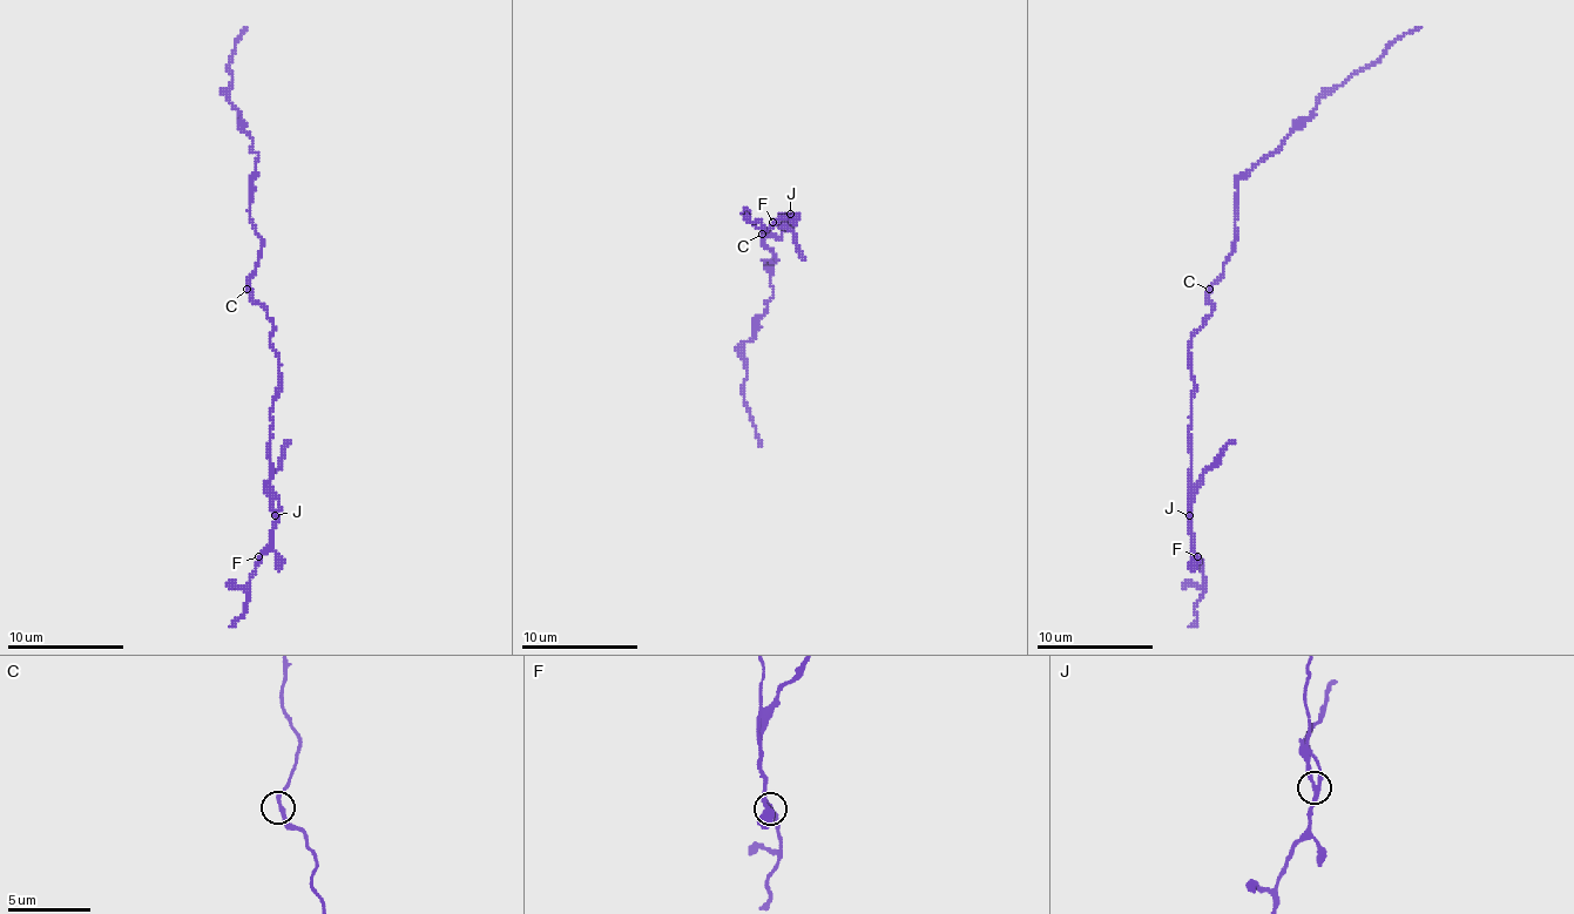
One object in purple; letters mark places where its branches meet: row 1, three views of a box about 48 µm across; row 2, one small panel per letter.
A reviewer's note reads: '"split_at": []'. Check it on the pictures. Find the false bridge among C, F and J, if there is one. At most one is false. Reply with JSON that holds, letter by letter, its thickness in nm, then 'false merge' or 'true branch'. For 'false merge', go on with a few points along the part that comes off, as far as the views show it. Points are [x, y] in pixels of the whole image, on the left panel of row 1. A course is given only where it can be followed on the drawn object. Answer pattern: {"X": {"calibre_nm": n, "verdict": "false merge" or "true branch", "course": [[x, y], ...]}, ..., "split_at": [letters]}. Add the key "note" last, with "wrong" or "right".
{"C": {"calibre_nm": 240, "verdict": "true branch"}, "F": {"calibre_nm": 240, "verdict": "true branch"}, "J": {"calibre_nm": 220, "verdict": "false merge", "course": [[276, 516], [270, 478], [290, 440]]}, "split_at": ["J"], "note": "wrong"}

